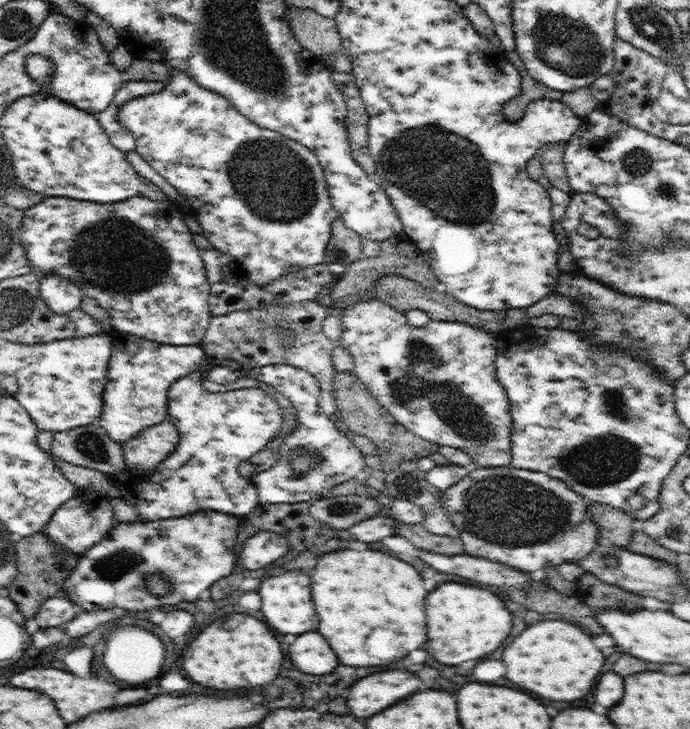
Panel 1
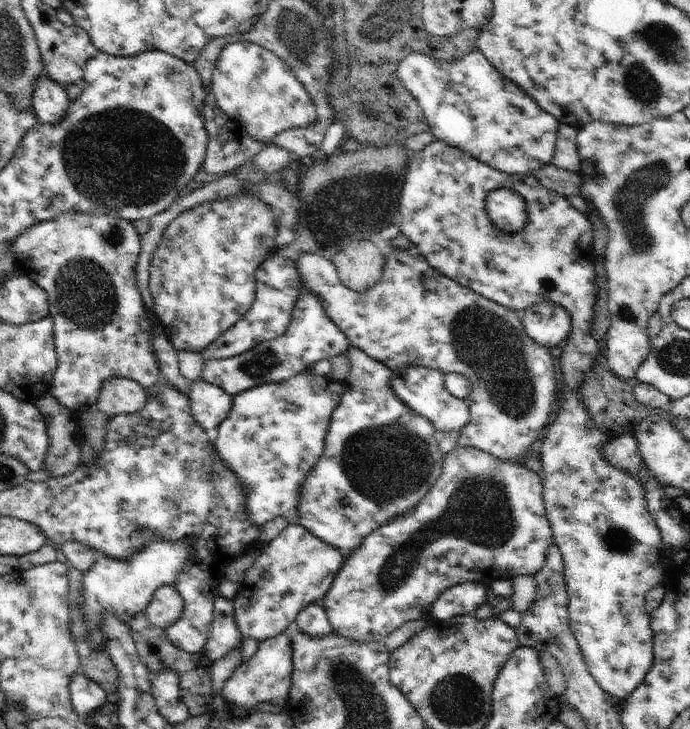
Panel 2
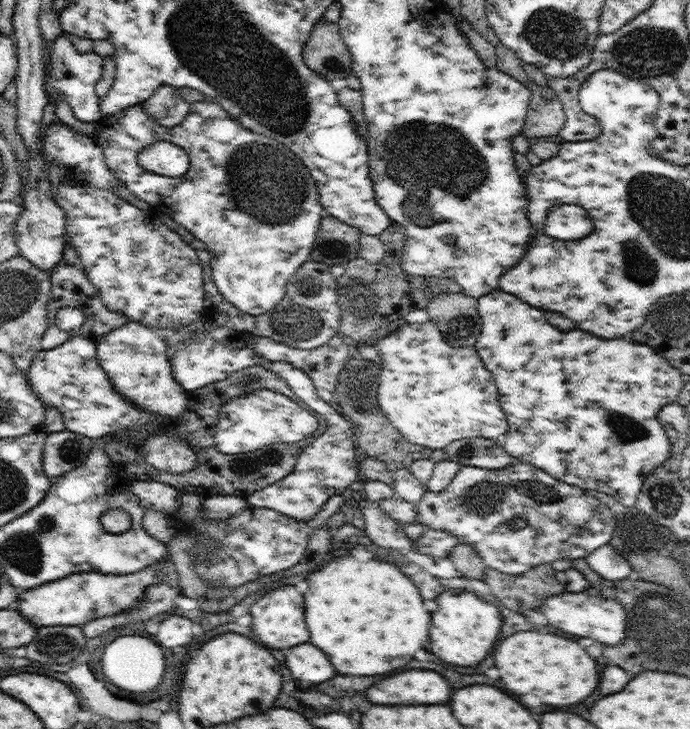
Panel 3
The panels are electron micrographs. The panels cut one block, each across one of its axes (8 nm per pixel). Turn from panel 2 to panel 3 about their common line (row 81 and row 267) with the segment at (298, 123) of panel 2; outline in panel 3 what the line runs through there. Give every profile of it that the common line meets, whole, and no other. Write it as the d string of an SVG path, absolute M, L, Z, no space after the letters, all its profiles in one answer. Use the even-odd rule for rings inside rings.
M194 102L180 124L164 128L144 111L144 103L138 103L116 114L101 116L94 125L92 138L101 149L107 168L123 187L148 202L153 211L165 213L205 242L205 249L214 258L211 261L212 277L218 291L228 303L255 317L265 314L282 300L289 279L300 265L311 259L314 239L326 212L320 205L315 181L296 154L278 141L272 142L269 136L252 132L240 123L220 122L228 118L231 120L220 104ZM160 140L180 146L188 154L190 169L183 176L161 177L139 164L139 152Z

